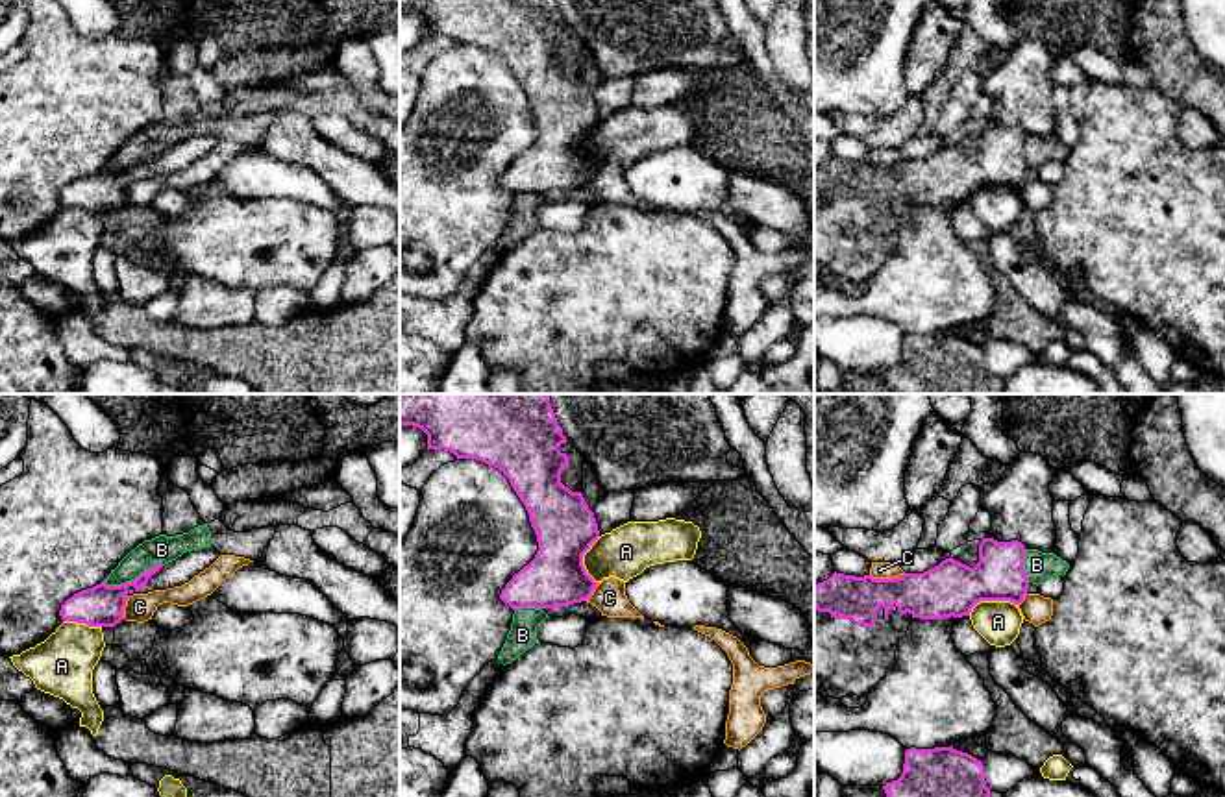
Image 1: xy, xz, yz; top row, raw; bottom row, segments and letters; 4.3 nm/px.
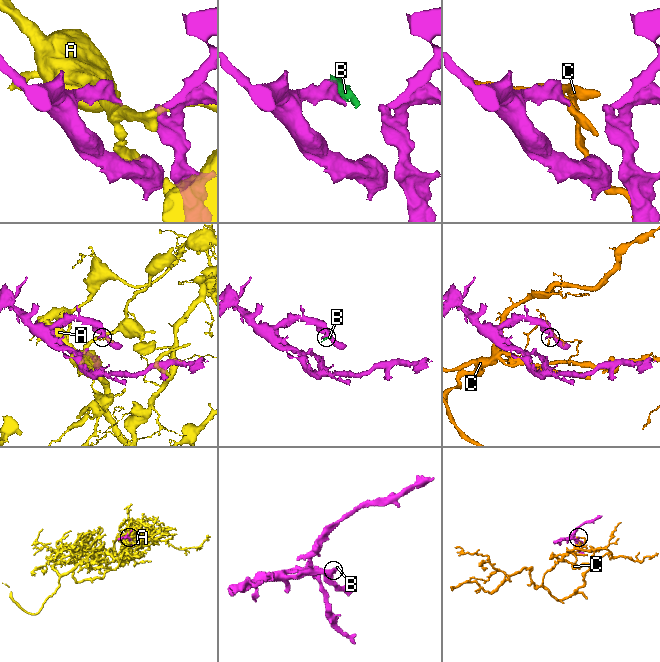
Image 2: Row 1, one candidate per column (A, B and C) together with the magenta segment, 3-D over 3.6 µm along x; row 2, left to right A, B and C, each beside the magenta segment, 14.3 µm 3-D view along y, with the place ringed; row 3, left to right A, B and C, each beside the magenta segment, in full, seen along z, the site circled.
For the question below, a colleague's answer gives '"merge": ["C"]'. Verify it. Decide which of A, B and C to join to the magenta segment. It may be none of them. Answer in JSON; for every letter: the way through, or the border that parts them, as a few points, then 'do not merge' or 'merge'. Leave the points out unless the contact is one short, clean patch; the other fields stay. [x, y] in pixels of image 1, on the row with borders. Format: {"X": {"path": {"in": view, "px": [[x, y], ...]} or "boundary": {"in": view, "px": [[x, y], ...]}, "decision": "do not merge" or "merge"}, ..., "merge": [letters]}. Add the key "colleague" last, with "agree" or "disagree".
{"A": {"decision": "do not merge"}, "B": {"boundary": {"in": "xy", "px": [[163, 564], [154, 564], [119, 585], [104, 583]]}, "decision": "do not merge"}, "C": {"decision": "do not merge"}, "merge": [], "colleague": "disagree"}

